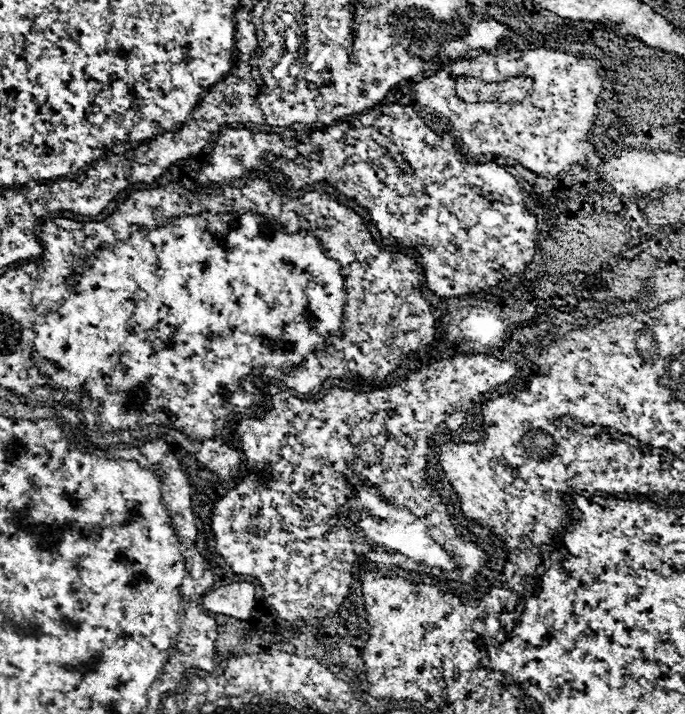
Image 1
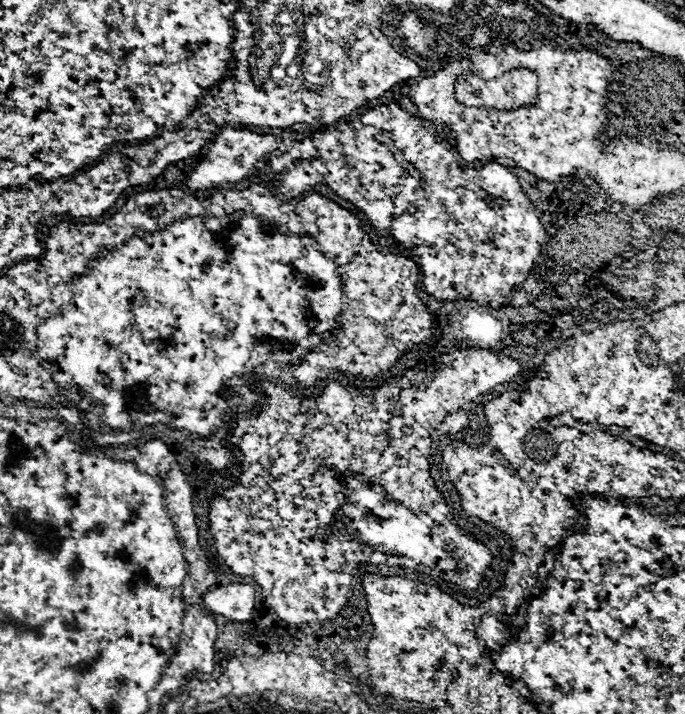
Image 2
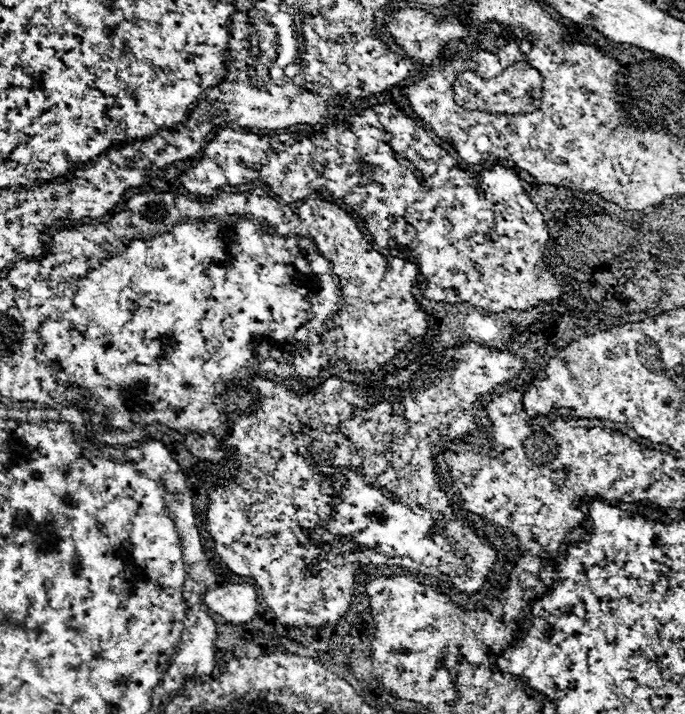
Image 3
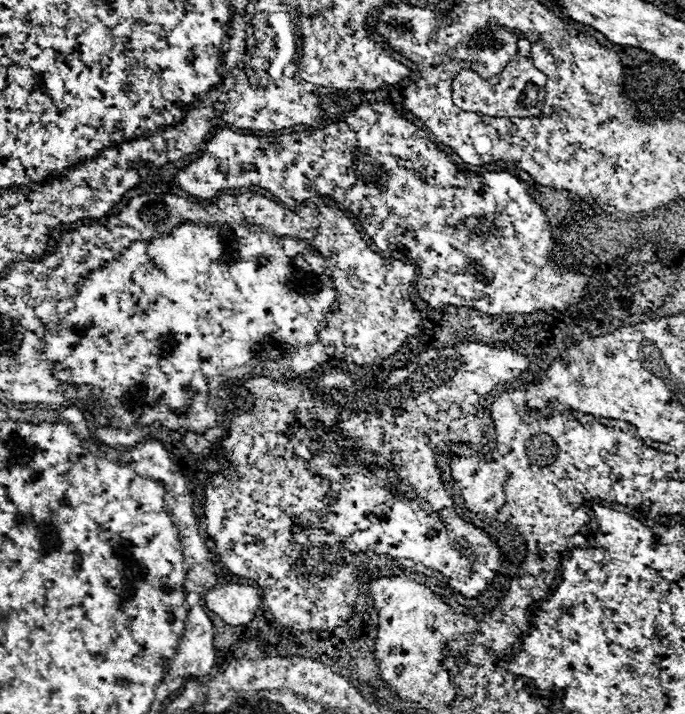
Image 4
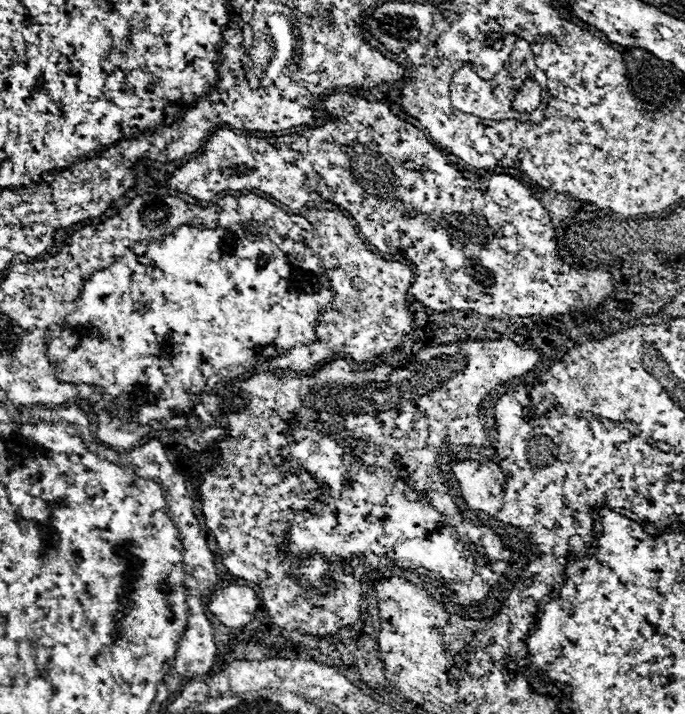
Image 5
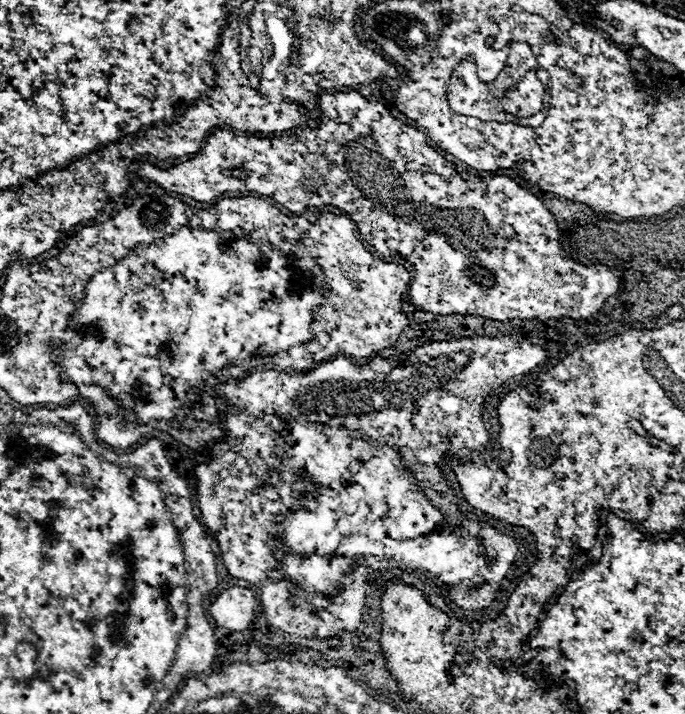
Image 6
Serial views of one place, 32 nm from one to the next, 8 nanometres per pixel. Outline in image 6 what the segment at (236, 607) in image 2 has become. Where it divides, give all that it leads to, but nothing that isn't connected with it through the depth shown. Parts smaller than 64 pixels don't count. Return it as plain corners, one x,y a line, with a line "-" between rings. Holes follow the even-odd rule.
232,586
216,594
208,610
220,626
242,632
252,622
256,604
256,594
250,588

